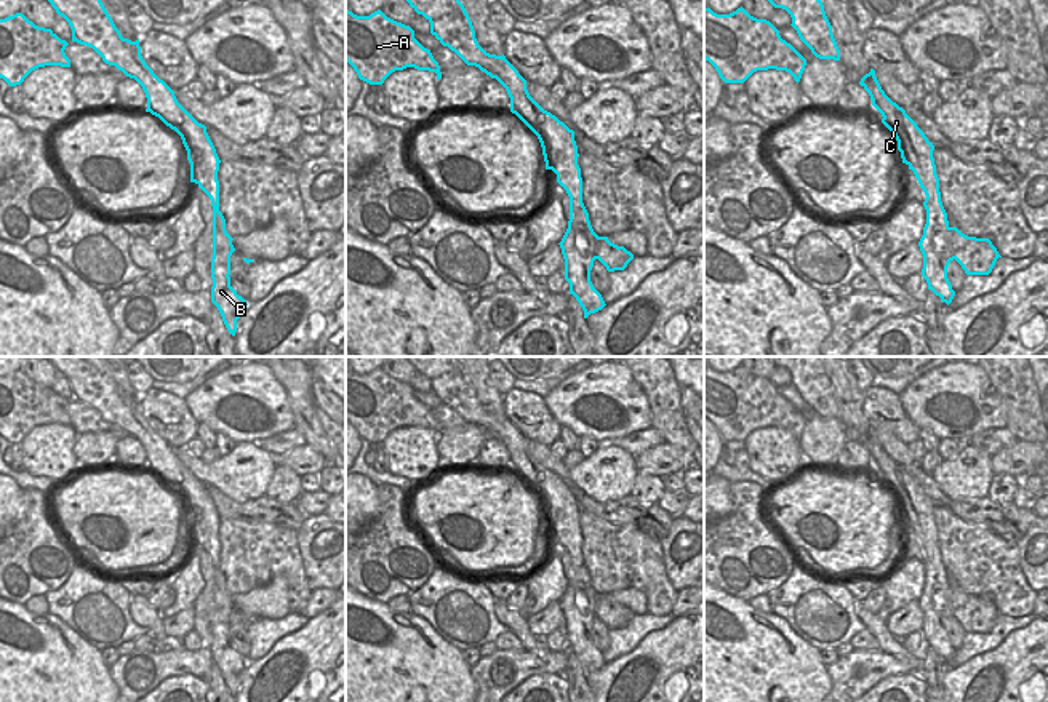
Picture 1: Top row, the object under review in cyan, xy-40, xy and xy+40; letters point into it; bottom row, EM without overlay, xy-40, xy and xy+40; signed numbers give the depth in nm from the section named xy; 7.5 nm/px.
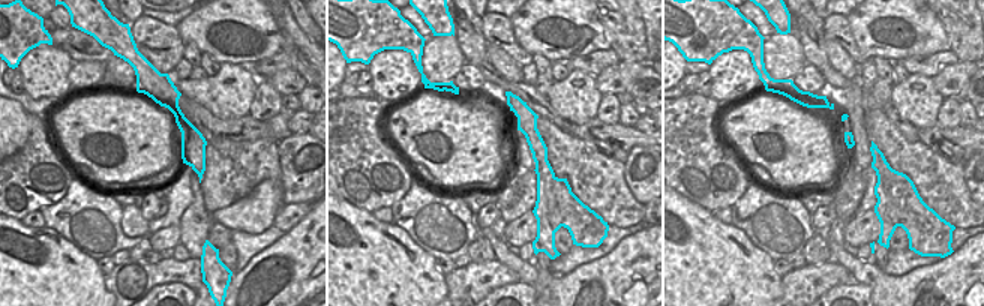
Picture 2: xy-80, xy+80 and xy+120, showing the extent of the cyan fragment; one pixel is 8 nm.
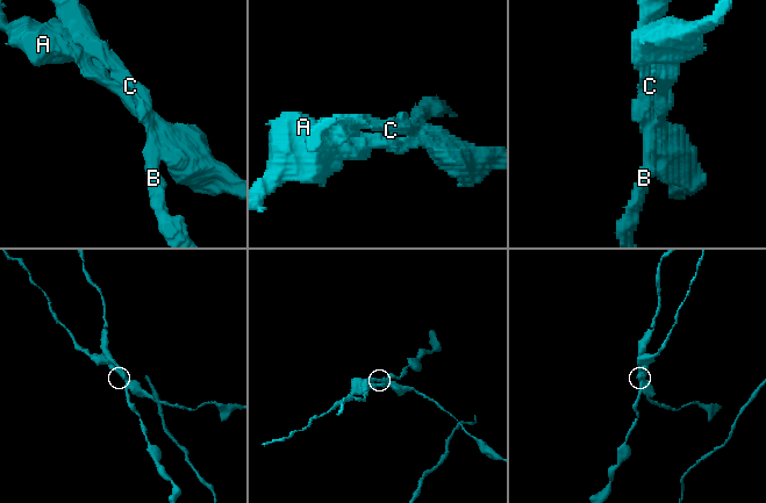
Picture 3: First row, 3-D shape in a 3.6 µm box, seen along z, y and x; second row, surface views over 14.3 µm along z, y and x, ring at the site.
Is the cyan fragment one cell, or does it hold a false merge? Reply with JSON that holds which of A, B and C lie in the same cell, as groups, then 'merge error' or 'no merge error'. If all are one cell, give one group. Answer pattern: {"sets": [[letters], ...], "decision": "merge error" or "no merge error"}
{"sets": [["A"], ["B", "C"]], "decision": "merge error"}

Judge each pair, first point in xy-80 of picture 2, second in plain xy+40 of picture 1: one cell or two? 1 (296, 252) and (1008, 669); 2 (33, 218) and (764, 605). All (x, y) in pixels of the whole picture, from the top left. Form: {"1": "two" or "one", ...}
{"1": "one", "2": "one"}

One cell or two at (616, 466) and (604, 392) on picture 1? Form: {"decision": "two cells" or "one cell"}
{"decision": "two cells"}

